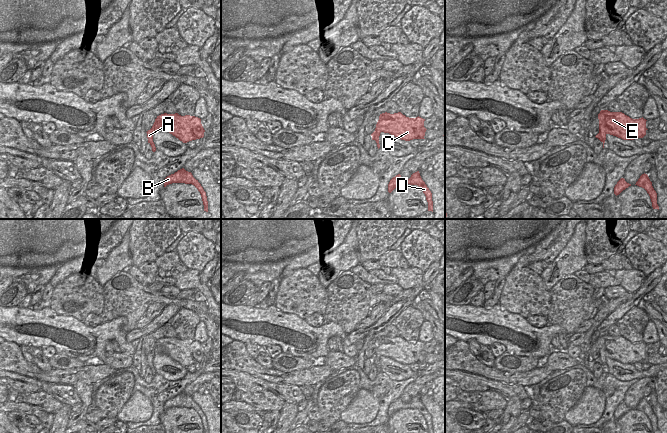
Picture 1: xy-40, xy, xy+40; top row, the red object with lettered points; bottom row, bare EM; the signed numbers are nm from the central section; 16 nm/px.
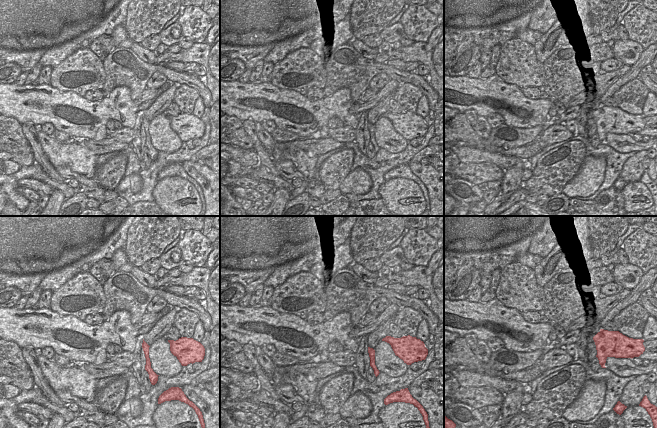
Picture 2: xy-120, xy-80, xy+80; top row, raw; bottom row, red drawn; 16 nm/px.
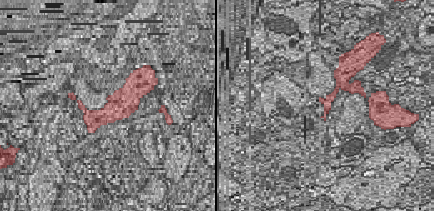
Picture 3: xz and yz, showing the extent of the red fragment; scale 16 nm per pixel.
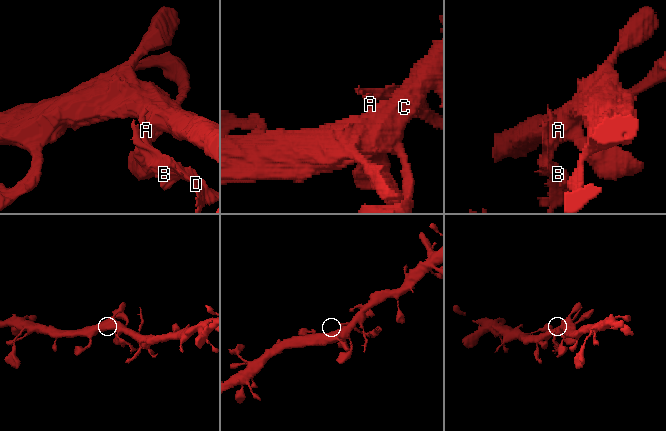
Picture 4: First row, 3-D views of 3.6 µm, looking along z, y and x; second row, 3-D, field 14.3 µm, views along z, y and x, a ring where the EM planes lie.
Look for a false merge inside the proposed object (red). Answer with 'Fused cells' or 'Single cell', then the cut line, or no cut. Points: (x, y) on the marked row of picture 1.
Fused cells. Split along xy (375, 128), (379, 135)

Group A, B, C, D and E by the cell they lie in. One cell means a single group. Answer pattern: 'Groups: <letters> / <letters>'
Groups: A B D / C E

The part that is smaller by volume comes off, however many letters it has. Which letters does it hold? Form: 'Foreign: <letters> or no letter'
Foreign: A, B, D

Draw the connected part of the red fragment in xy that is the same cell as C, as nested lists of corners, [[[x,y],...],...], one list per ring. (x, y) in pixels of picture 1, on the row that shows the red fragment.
[[[401,112],[390,114],[382,113],[376,124],[376,131],[380,136],[381,132],[389,133],[401,140],[410,141],[413,139],[425,139],[425,119],[421,117],[409,118]]]

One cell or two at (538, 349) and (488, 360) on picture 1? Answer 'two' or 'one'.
two

